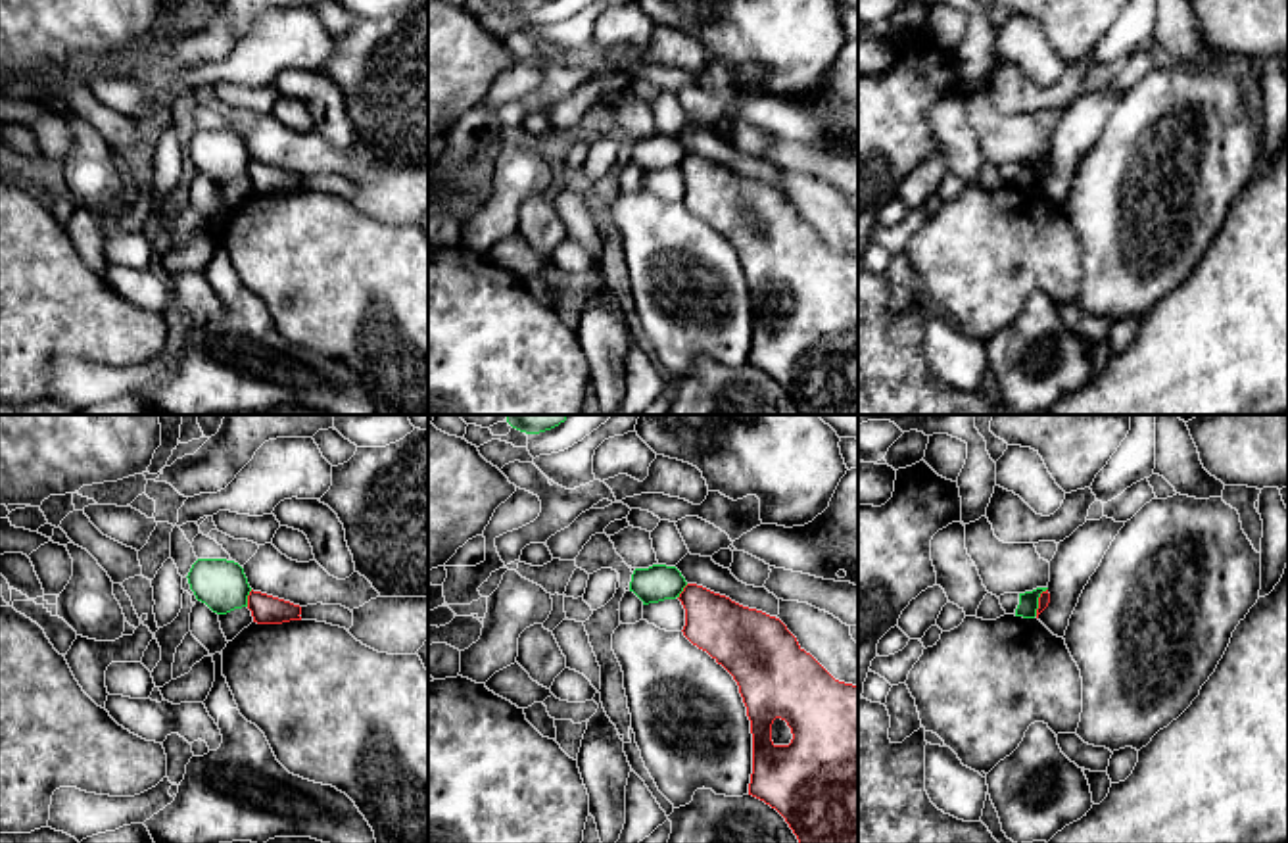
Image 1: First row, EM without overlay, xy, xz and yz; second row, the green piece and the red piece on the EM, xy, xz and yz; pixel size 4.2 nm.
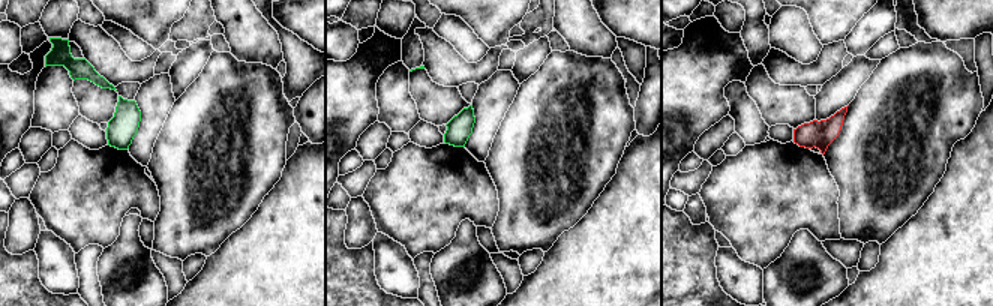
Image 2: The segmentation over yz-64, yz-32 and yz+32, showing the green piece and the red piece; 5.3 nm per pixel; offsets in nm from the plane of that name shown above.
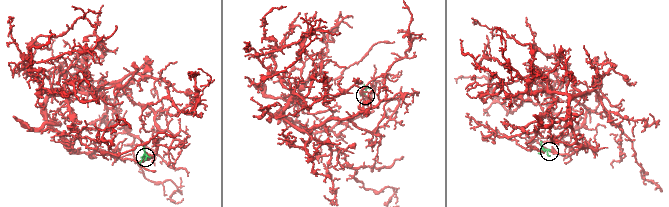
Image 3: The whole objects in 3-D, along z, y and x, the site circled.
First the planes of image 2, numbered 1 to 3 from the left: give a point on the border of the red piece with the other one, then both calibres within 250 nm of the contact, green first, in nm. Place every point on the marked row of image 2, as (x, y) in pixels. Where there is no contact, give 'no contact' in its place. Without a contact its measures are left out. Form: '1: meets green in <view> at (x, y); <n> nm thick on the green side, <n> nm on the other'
1: no contact
2: no contact
3: no contact

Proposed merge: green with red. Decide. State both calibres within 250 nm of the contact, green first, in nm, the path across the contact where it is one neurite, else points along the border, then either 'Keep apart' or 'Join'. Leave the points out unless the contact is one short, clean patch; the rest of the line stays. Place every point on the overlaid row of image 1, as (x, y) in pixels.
Thickness 220 nm (green) against 130 nm. Boundary: xy (252, 590), (246, 605). Keep apart

